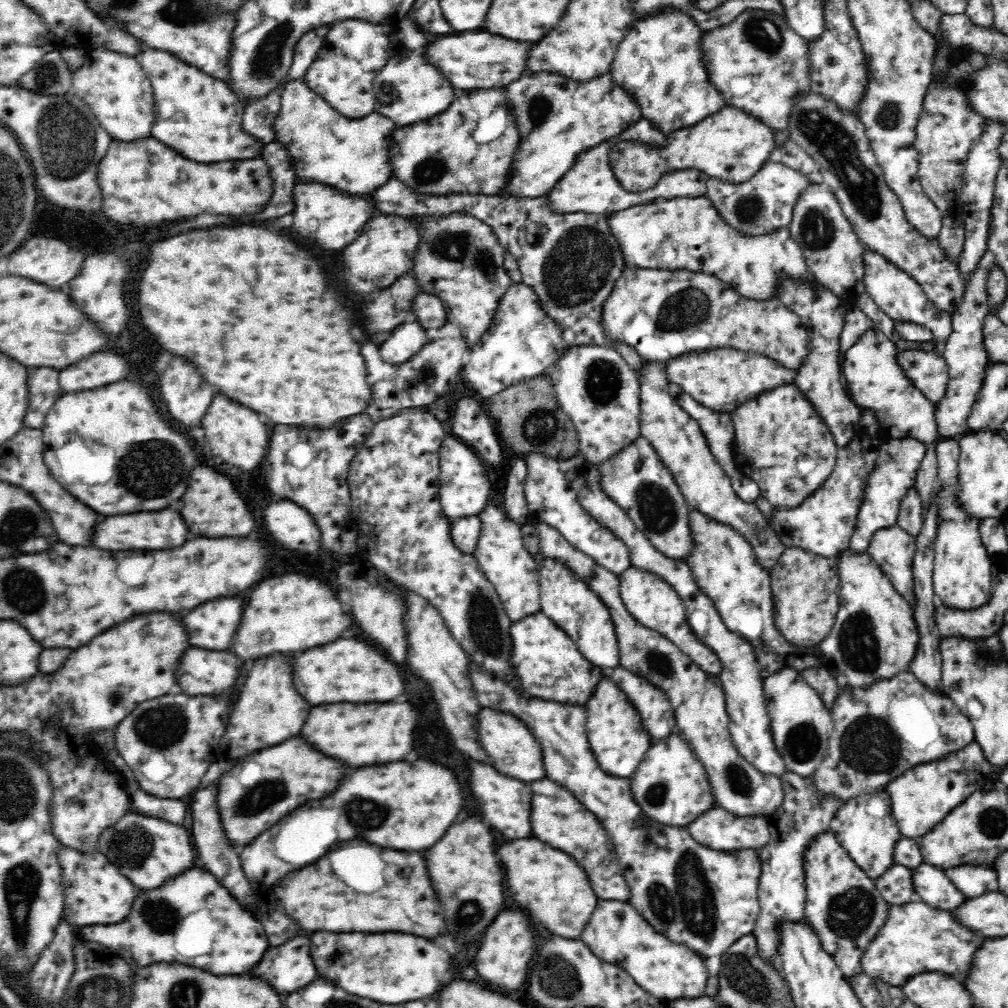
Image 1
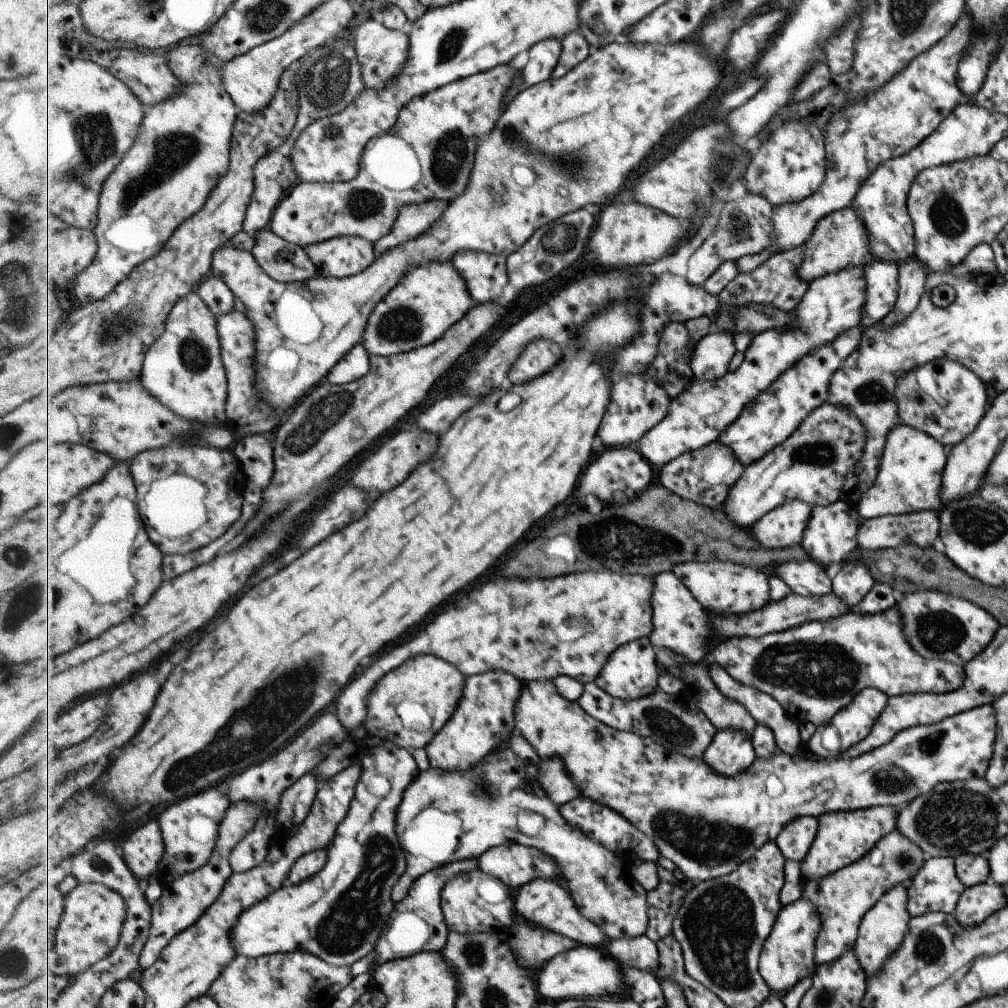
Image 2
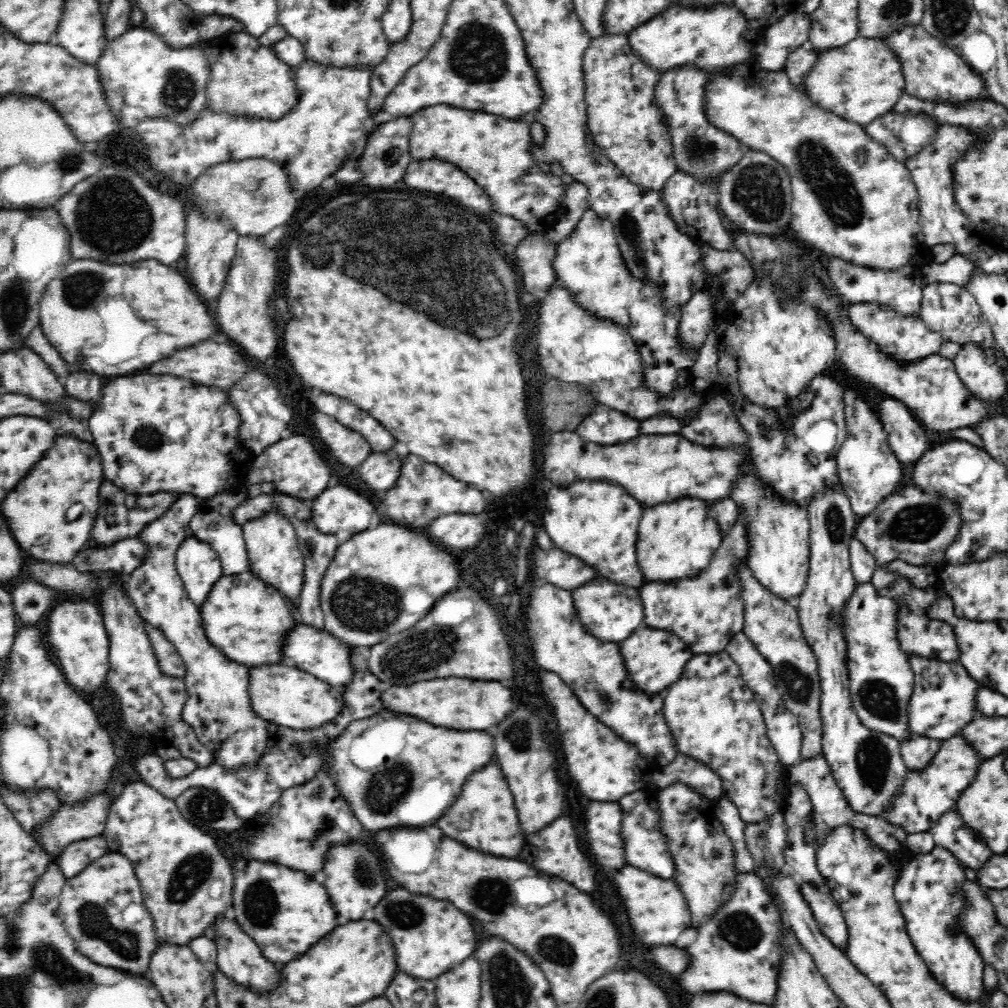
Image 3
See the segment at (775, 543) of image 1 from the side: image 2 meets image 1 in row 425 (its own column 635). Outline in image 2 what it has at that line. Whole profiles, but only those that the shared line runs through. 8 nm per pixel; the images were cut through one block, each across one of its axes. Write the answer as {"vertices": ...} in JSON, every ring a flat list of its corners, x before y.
{"vertices":[[648,637,629,642,609,656,608,662,594,682,614,698,622,700,634,700,651,695,658,688,657,678,660,671,658,654,657,648,651,644]]}

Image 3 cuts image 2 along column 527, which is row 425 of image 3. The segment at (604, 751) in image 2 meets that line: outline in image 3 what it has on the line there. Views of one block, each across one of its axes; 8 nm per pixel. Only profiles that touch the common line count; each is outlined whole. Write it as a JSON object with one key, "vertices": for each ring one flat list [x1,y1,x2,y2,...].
{"vertices":[[725,396,714,397,693,421,684,422,682,434,702,446,739,446,748,448,746,433]]}

